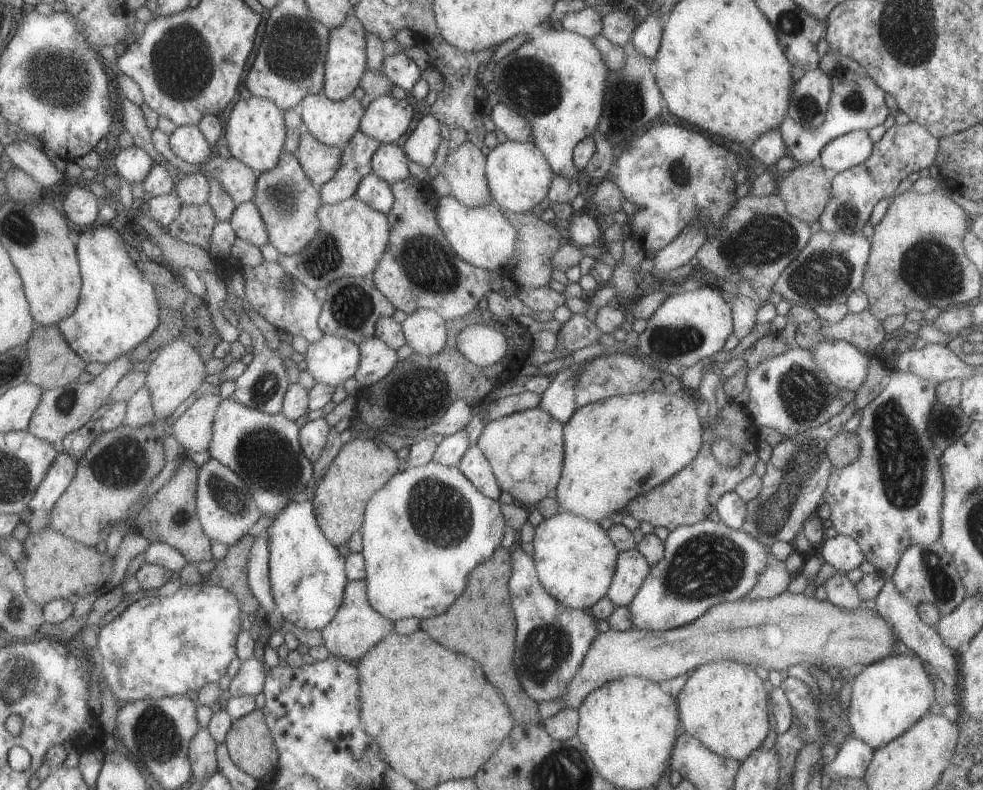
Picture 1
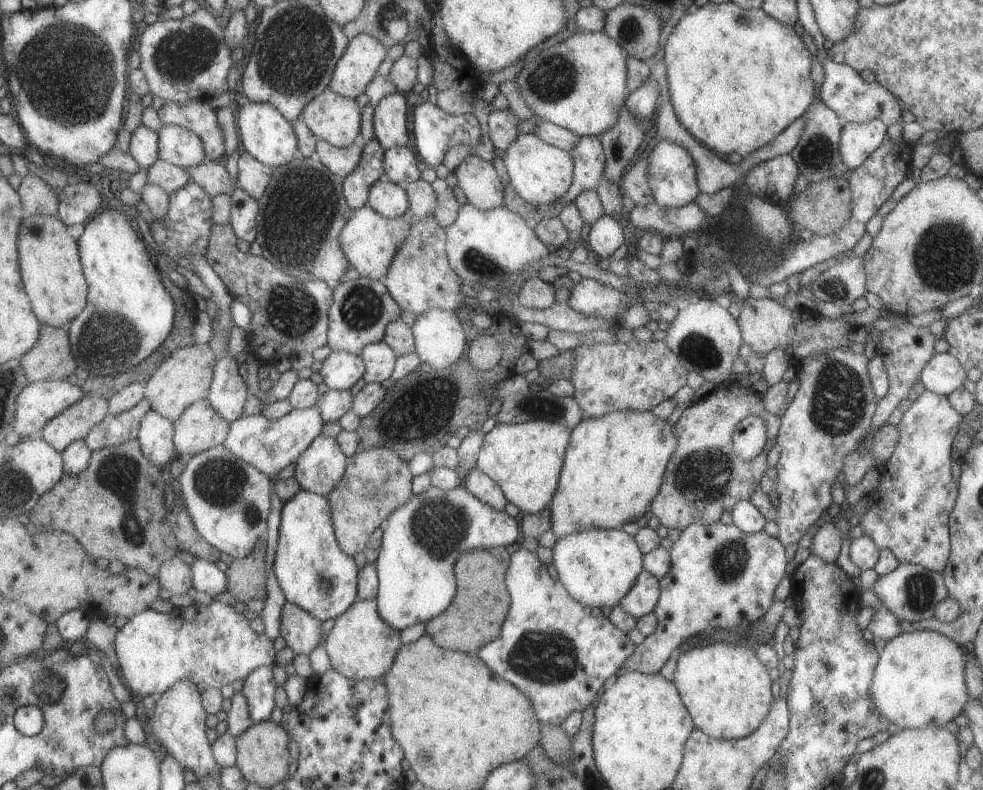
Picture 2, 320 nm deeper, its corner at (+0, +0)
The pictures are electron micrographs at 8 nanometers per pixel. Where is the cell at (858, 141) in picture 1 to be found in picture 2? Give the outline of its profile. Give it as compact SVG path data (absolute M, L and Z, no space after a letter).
M879 120L865 124L845 123L839 136L839 156L849 171L859 167L861 162L881 145L886 127Z

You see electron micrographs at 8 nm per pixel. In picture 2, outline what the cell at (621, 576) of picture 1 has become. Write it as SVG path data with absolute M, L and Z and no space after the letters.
M641 570L633 582L633 586L627 590L627 594L619 600L620 608L635 619L650 614L659 598L658 579L647 570Z

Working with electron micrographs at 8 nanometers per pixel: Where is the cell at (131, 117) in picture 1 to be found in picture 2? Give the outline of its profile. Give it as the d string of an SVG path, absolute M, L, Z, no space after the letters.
M208 160L200 166L191 166L187 168L187 174L191 176L192 182L199 184L211 197L219 194L232 196L238 188L238 182L225 168L224 160Z

